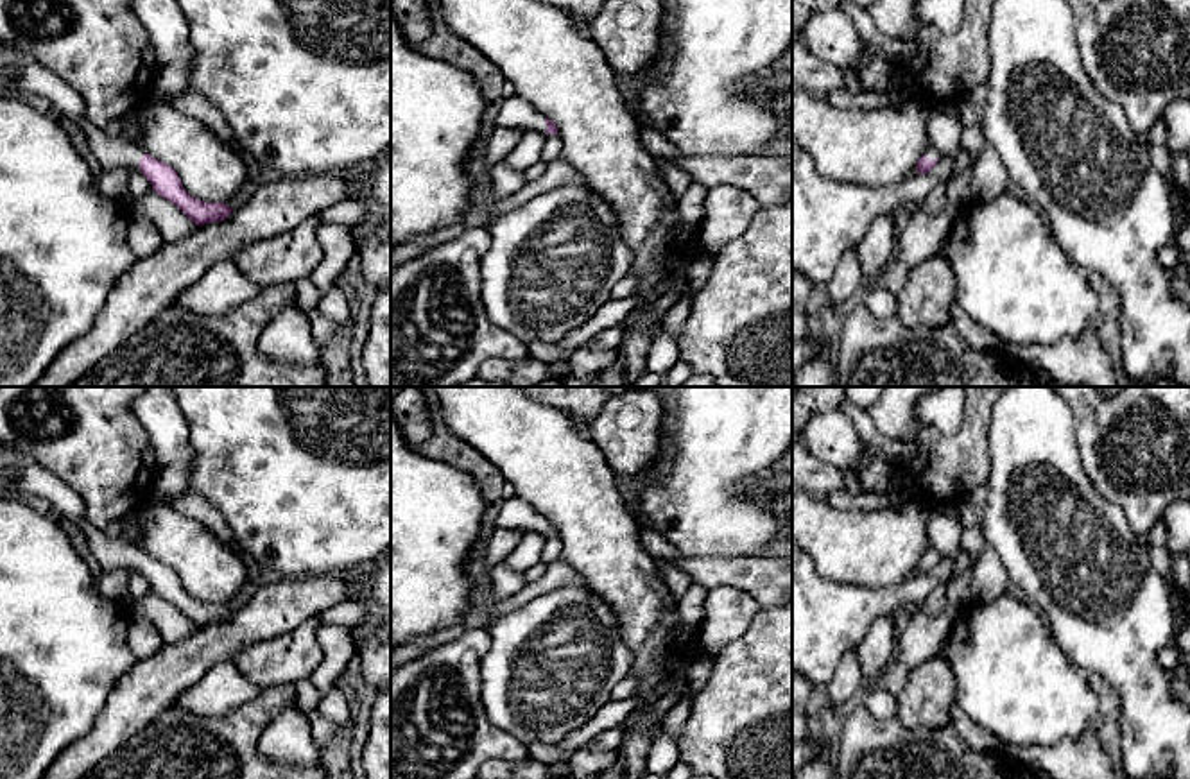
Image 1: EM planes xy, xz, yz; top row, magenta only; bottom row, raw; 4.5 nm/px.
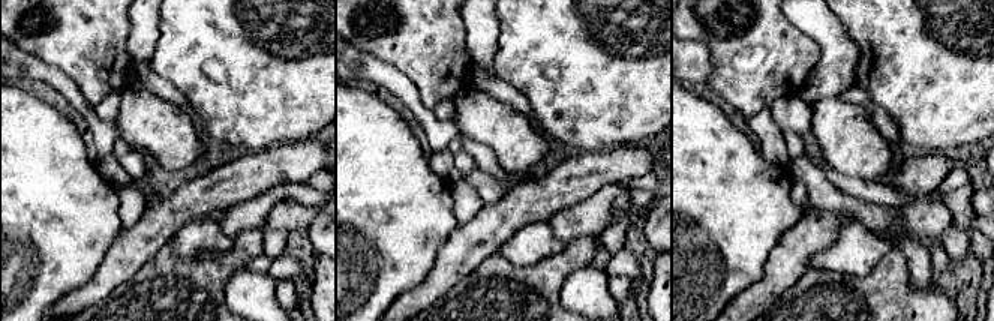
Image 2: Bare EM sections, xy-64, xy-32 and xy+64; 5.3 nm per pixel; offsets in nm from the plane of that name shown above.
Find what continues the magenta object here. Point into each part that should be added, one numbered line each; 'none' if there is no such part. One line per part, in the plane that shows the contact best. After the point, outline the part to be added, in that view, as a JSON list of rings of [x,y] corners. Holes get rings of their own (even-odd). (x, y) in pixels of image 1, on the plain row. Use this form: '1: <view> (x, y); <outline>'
1: xz (517, 514); [[[520,496],[502,501],[496,525],[498,528],[547,534],[545,518]]]

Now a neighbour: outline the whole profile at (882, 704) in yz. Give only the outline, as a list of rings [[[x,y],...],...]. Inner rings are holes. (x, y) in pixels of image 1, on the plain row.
[[[871,689],[864,706],[878,720],[891,720],[900,716],[900,704],[896,695],[884,689]]]

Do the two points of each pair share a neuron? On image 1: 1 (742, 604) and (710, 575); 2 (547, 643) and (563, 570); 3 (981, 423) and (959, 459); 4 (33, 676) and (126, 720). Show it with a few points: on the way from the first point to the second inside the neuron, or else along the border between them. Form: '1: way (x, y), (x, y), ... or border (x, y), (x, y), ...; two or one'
1: border (710, 588), (739, 586), (758, 606); two
2: border (577, 579), (554, 586), (522, 606); two
3: way (975, 432), (968, 450); one
4: border (124, 672), (110, 692), (95, 724), (76, 742); two

